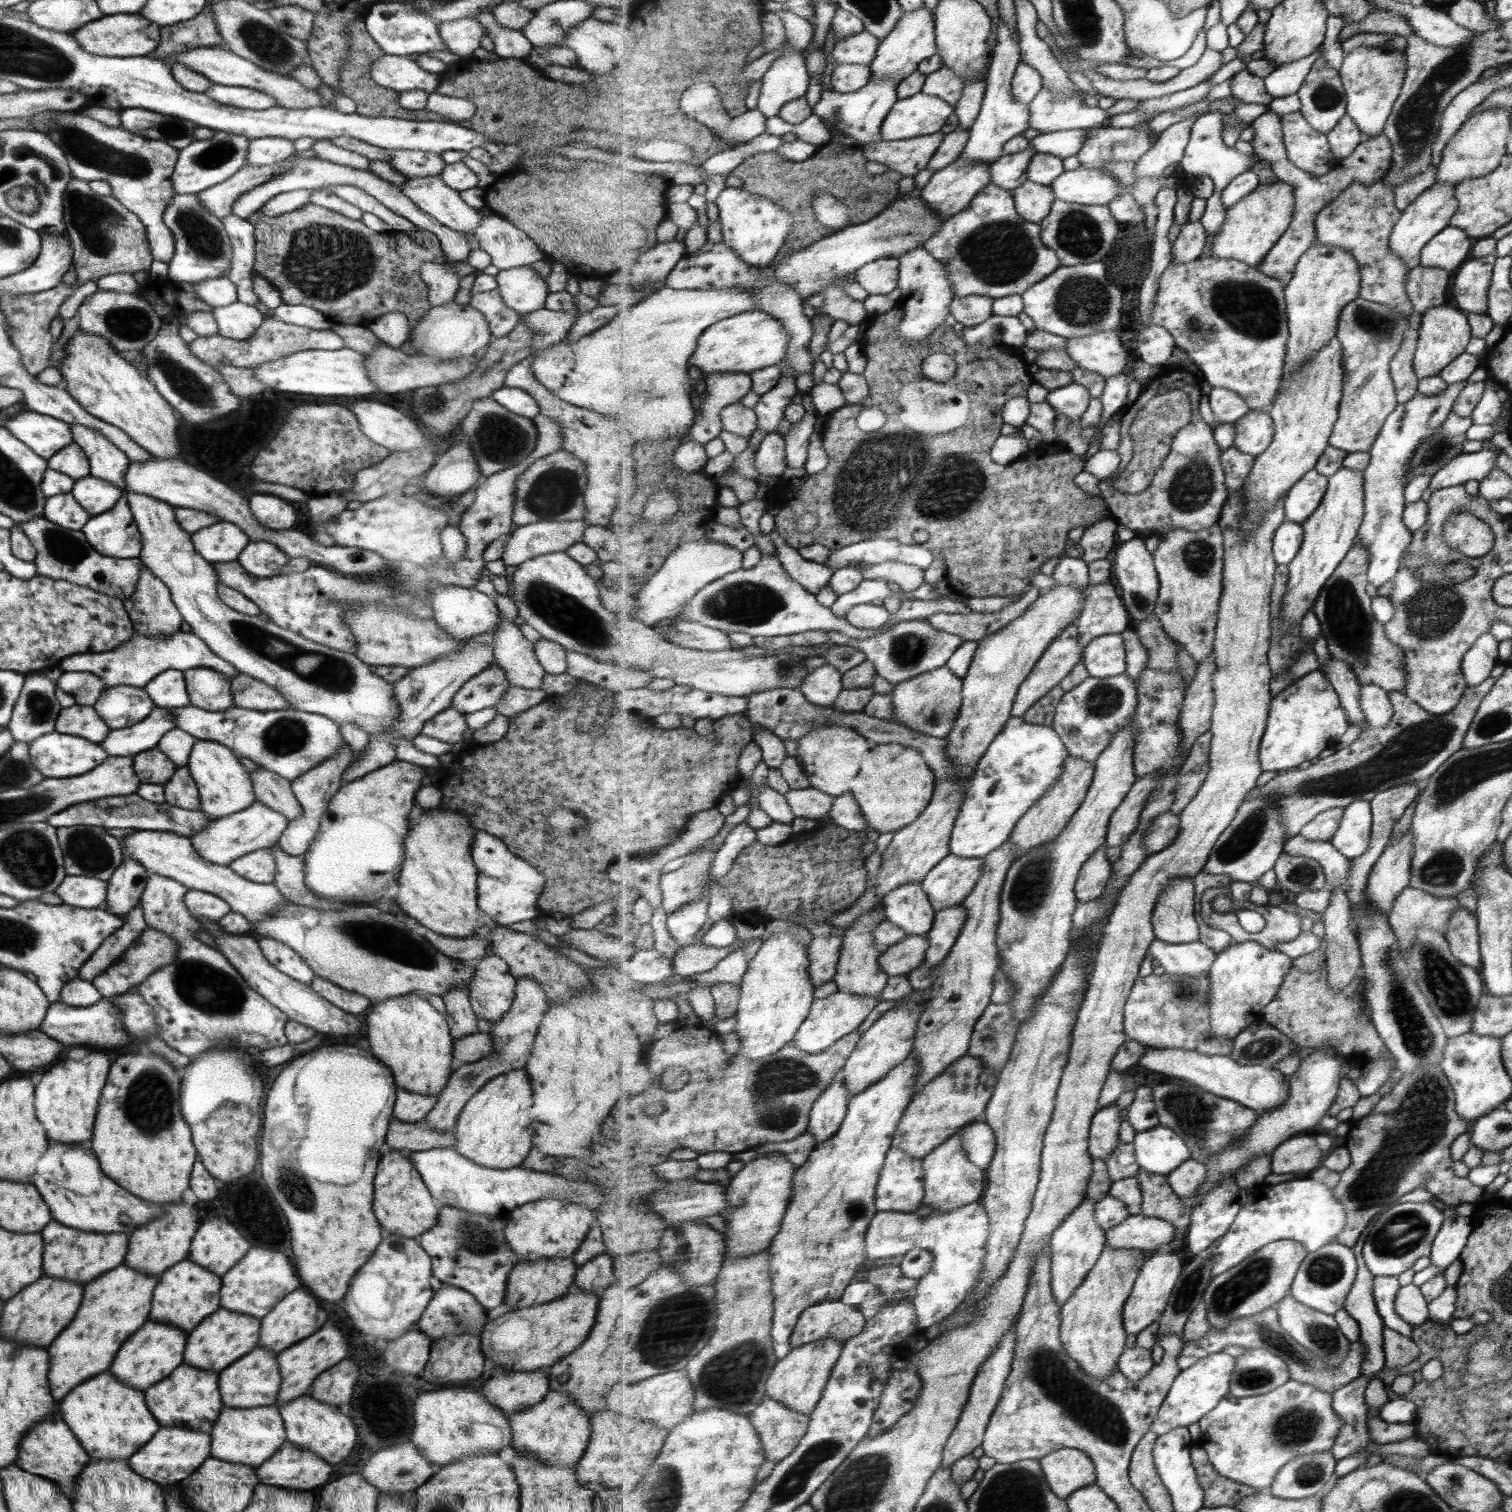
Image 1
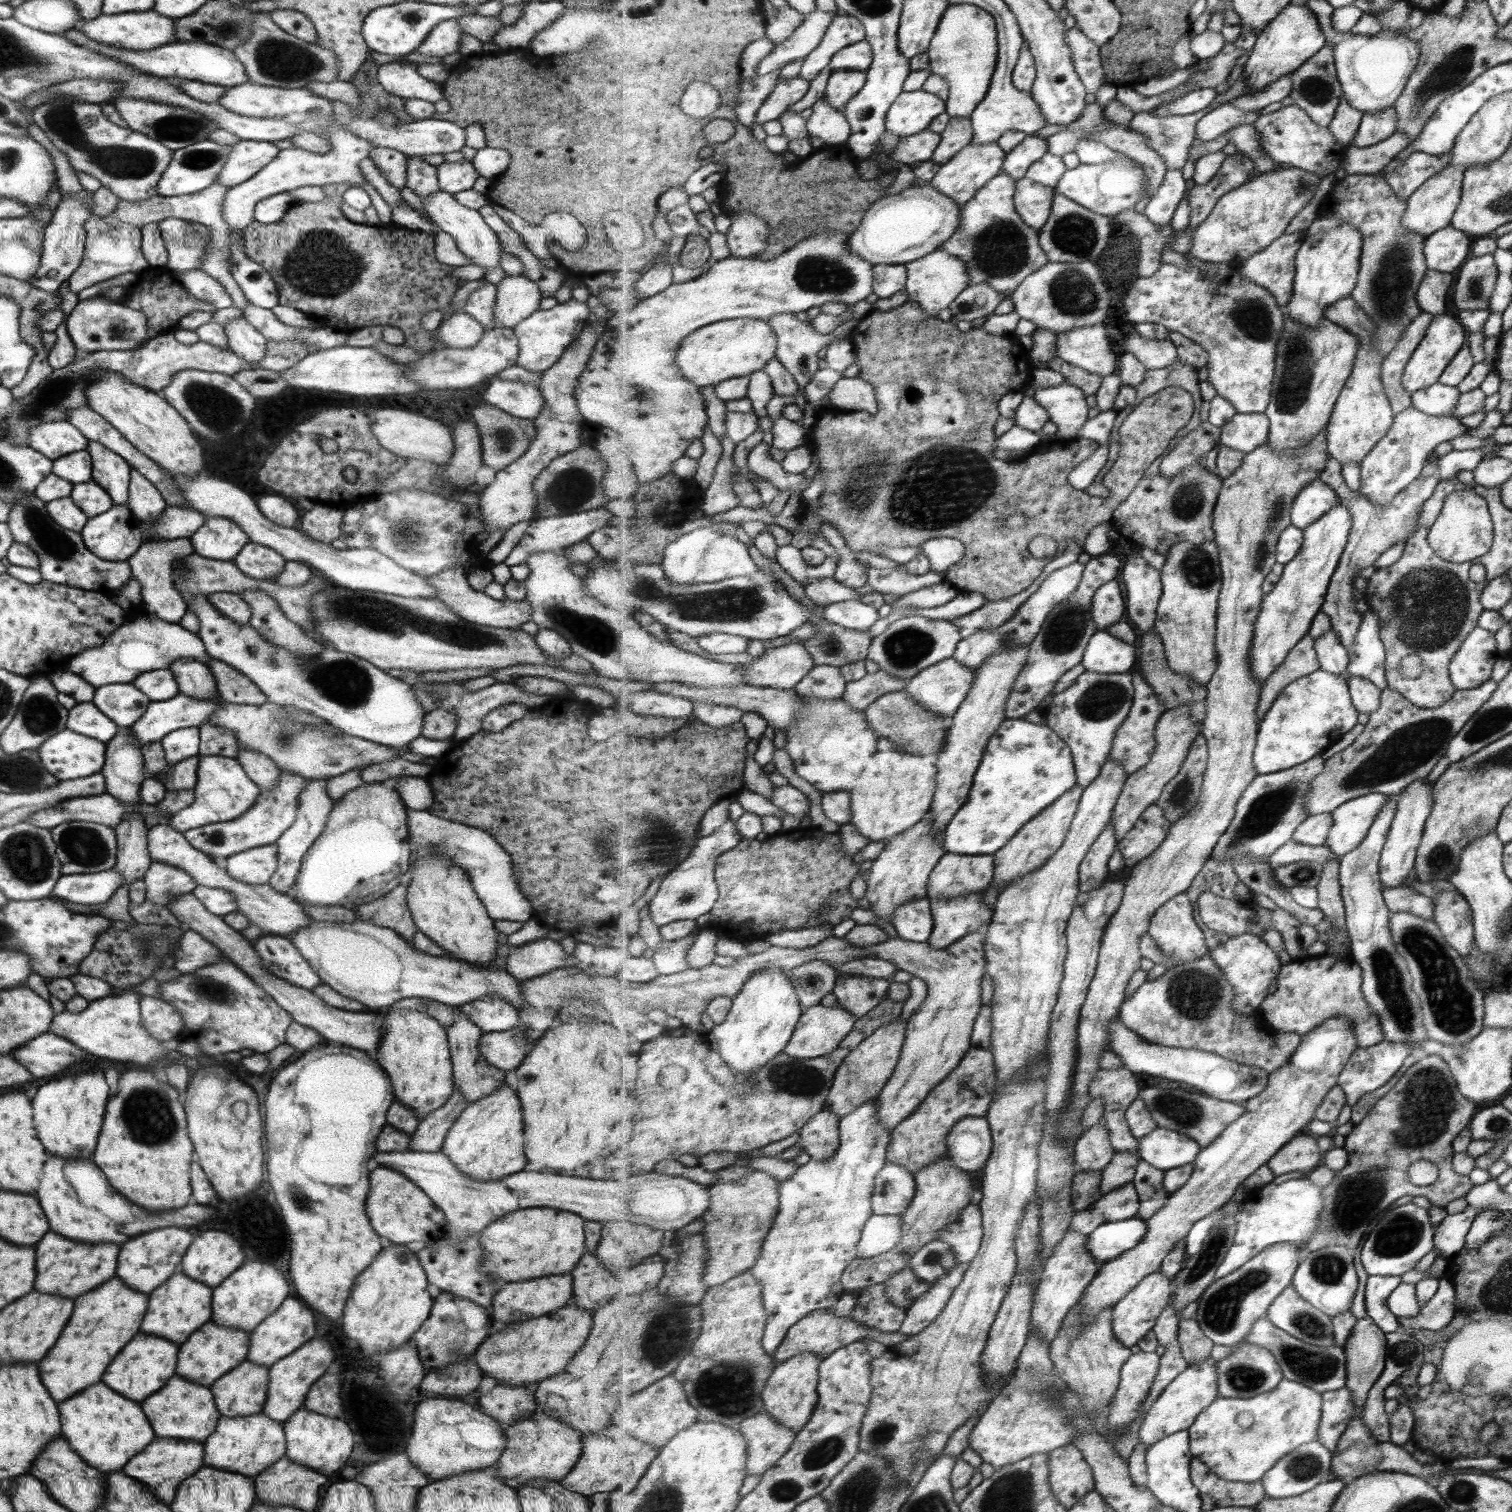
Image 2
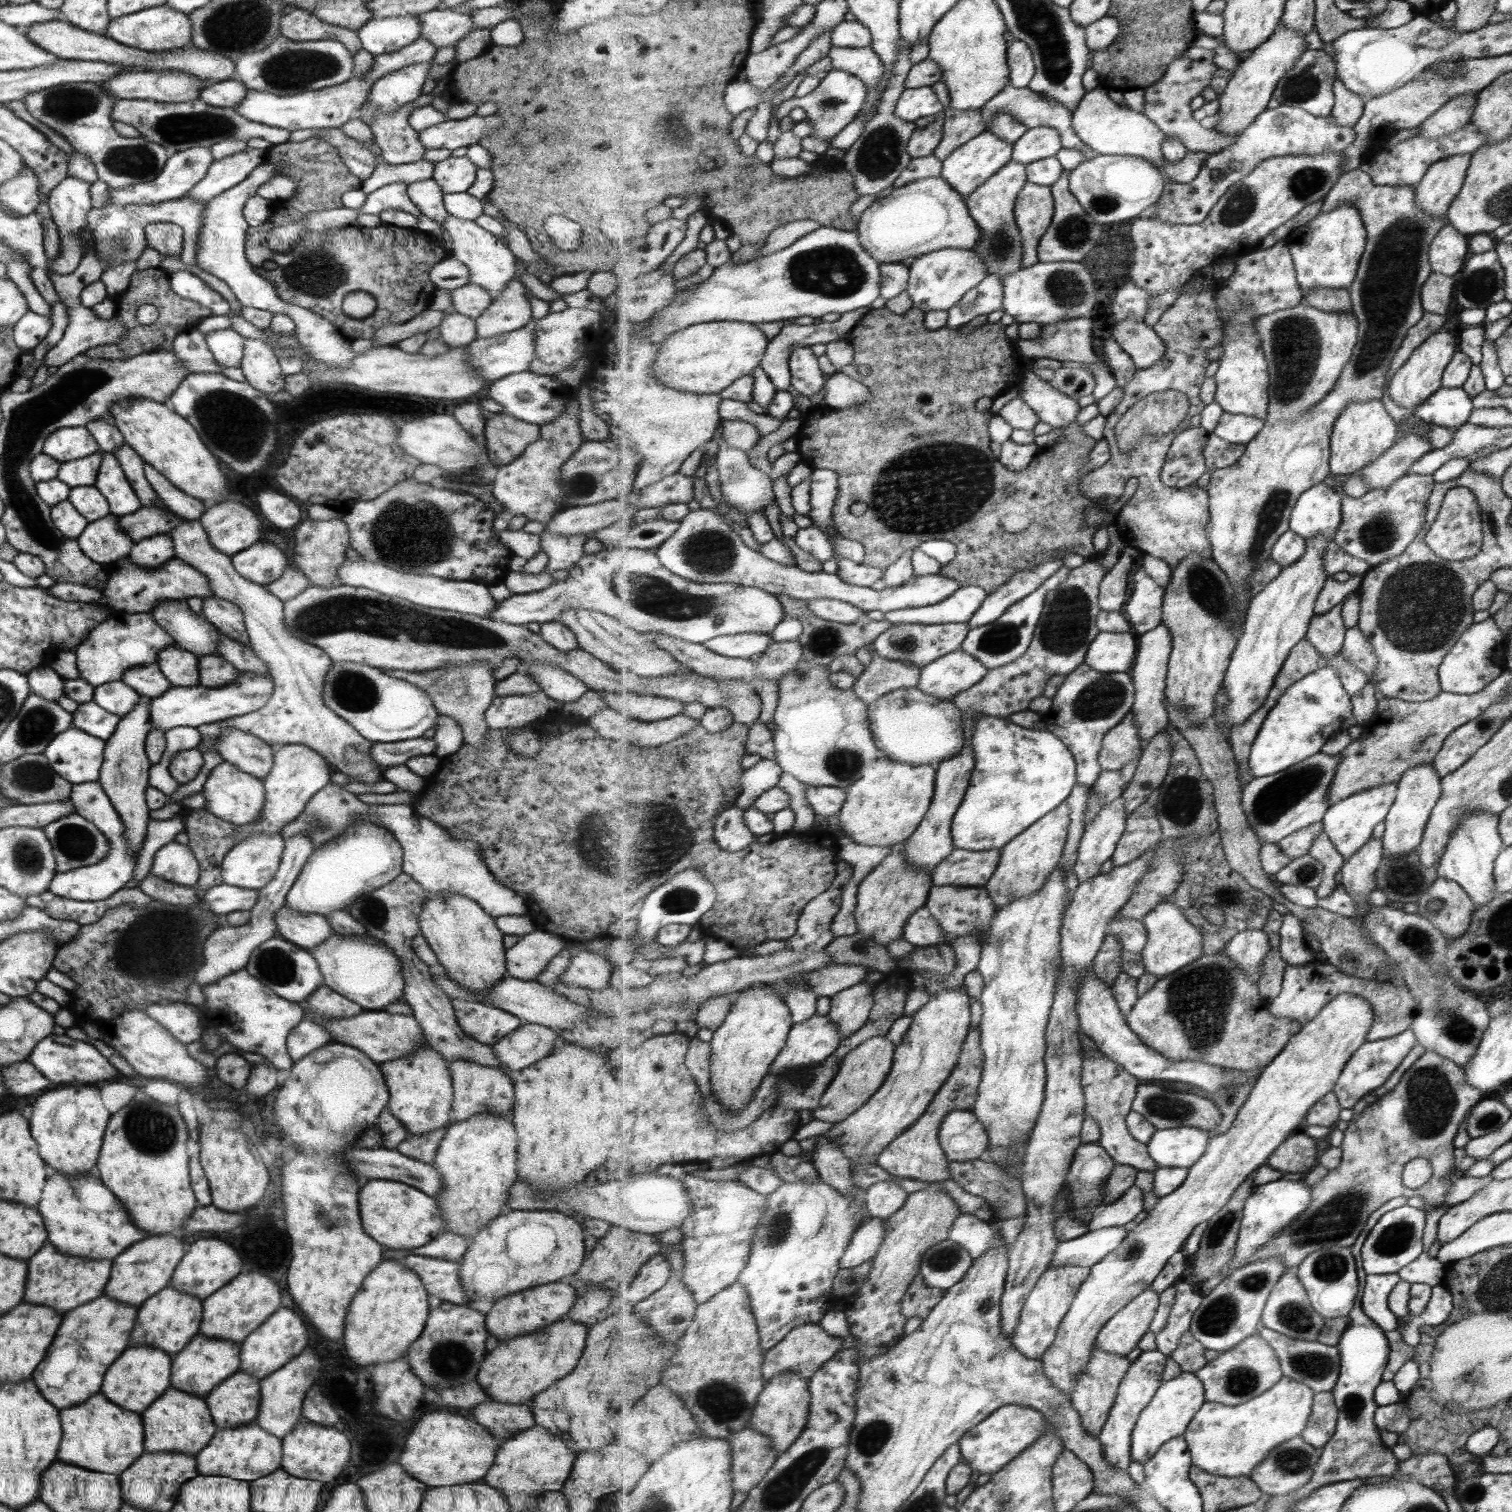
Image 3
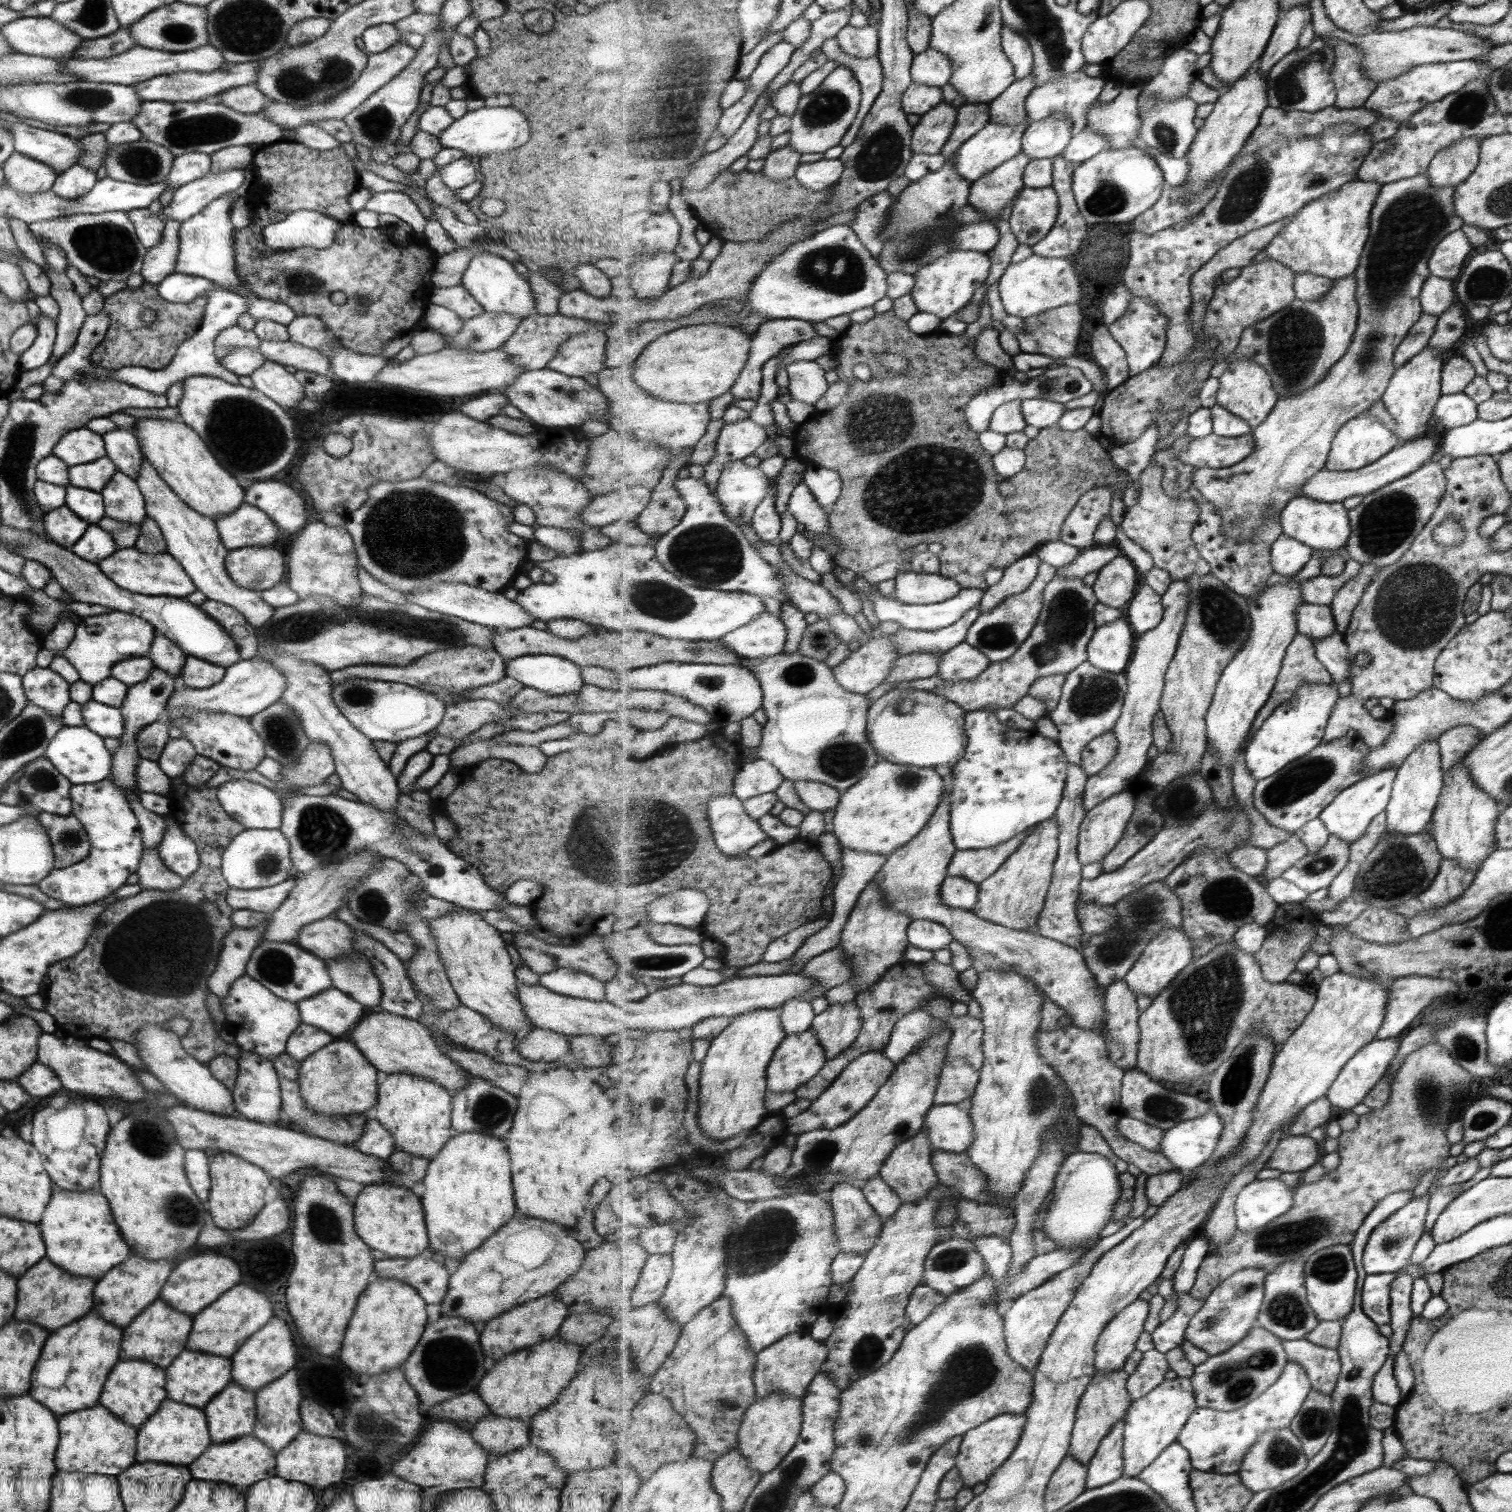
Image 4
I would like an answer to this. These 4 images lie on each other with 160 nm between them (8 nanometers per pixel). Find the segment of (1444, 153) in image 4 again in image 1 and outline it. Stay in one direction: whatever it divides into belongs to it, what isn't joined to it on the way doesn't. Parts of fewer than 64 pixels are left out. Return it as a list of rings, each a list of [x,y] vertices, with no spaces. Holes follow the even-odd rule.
[[[1435,181],[1417,195],[1412,203],[1403,211],[1401,218],[1394,226],[1390,237],[1390,246],[1404,260],[1409,268],[1420,264],[1420,250],[1432,237],[1449,224],[1452,214],[1459,208],[1455,197],[1455,186],[1451,183]]]

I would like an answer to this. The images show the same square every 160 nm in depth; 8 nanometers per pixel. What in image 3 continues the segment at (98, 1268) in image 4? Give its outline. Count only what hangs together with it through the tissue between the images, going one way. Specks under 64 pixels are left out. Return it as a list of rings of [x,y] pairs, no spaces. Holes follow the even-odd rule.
[[[55,1174],[45,1182],[45,1186],[47,1188],[43,1187],[37,1210],[47,1230],[47,1242],[51,1242],[59,1254],[87,1260],[111,1260],[121,1254],[121,1250],[131,1246],[131,1242],[145,1238],[145,1234],[129,1222],[123,1206],[97,1178],[65,1178]]]

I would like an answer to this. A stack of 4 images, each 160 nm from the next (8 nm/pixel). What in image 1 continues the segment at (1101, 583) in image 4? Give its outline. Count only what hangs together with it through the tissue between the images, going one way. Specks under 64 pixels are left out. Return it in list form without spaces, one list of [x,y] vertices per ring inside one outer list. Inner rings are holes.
[[[1109,582],[1095,586],[1089,584],[1086,590],[1088,596],[1084,598],[1084,609],[1079,620],[1077,620],[1080,641],[1084,647],[1091,644],[1094,638],[1106,634],[1122,634],[1124,630],[1133,626],[1134,621],[1113,584]]]

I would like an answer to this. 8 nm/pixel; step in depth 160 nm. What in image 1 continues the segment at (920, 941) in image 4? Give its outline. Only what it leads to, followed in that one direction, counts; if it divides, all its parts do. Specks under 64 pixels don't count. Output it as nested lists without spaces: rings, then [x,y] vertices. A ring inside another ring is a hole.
[[[908,882],[892,890],[884,897],[883,905],[885,905],[888,920],[899,925],[908,935],[921,936],[922,934],[928,934],[936,921],[936,911],[933,909],[921,882]]]

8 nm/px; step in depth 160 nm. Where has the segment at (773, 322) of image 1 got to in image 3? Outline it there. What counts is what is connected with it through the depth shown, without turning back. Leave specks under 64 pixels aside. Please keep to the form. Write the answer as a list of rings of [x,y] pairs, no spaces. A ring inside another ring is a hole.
[[[705,322],[673,333],[656,362],[656,378],[665,386],[695,394],[720,394],[738,378],[761,367],[771,344],[769,338],[749,322]]]

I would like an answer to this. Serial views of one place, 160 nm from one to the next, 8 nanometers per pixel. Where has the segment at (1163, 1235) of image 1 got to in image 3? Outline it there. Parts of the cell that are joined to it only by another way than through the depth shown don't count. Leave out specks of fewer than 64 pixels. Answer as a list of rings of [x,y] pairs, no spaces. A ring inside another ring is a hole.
[[[1111,1226],[1089,1231],[1071,1241],[1061,1241],[1051,1268],[1068,1265],[1093,1267],[1117,1250],[1125,1238],[1128,1238],[1128,1232],[1123,1226]]]

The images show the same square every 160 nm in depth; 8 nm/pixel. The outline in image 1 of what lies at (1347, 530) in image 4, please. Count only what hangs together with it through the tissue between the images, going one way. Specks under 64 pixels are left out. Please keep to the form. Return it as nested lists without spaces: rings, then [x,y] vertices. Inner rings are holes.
[[[1315,469],[1305,474],[1286,494],[1286,519],[1301,524],[1307,521],[1324,500],[1328,492],[1329,479]]]

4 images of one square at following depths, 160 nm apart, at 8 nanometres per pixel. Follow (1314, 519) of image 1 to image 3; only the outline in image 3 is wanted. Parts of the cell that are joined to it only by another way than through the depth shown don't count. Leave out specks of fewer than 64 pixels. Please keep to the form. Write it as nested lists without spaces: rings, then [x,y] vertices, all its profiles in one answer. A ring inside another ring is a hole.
[[[1323,534],[1309,538],[1304,558],[1292,566],[1283,567],[1281,574],[1252,598],[1242,626],[1244,633],[1238,638],[1223,684],[1230,700],[1226,706],[1230,726],[1247,722],[1264,705],[1292,648],[1307,638],[1309,625],[1316,616],[1317,599],[1330,577],[1325,570],[1325,553],[1331,541],[1333,538],[1326,538]]]

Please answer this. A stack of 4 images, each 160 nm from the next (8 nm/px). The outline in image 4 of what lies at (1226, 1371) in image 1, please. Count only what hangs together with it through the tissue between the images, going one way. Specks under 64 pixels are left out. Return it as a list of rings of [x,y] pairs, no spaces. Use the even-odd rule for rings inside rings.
[[[1176,1377],[1165,1380],[1157,1389],[1132,1403],[1126,1414],[1124,1432],[1124,1474],[1127,1477],[1139,1477],[1156,1461],[1168,1446],[1178,1442],[1181,1431],[1189,1417],[1196,1412],[1198,1404],[1193,1382],[1189,1378]]]

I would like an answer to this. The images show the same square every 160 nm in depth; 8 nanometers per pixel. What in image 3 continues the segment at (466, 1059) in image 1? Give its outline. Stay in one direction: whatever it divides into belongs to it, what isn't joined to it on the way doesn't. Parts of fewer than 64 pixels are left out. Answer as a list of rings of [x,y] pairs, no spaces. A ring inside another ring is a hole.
[[[524,1023],[497,1040],[491,1048],[503,1066],[517,1071],[551,1054],[557,1036],[550,1028]]]

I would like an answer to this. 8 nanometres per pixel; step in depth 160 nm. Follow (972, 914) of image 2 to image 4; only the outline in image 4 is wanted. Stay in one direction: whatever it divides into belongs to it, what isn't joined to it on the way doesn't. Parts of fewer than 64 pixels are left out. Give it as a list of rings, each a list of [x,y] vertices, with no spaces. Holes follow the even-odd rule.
[[[948,875],[942,884],[941,900],[945,906],[974,911],[980,901],[980,887],[966,878]]]

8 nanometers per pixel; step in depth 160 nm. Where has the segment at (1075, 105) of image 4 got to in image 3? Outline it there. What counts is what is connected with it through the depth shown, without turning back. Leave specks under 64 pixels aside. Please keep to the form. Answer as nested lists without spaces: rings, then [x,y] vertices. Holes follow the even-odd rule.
[[[1013,84],[1007,85],[1005,89],[995,98],[989,100],[989,102],[980,109],[984,119],[986,120],[986,128],[990,130],[994,116],[999,113],[1011,113],[1015,120],[1022,122],[1028,128],[1037,128],[1037,126],[1052,126],[1056,128],[1061,135],[1062,145],[1067,148],[1079,149],[1084,152],[1086,159],[1092,159],[1099,155],[1099,152],[1094,148],[1091,148],[1087,143],[1081,140],[1081,137],[1075,132],[1073,128],[1073,111],[1067,108],[1060,102],[1046,99],[1043,95],[1030,91],[1030,90],[1019,90]]]

